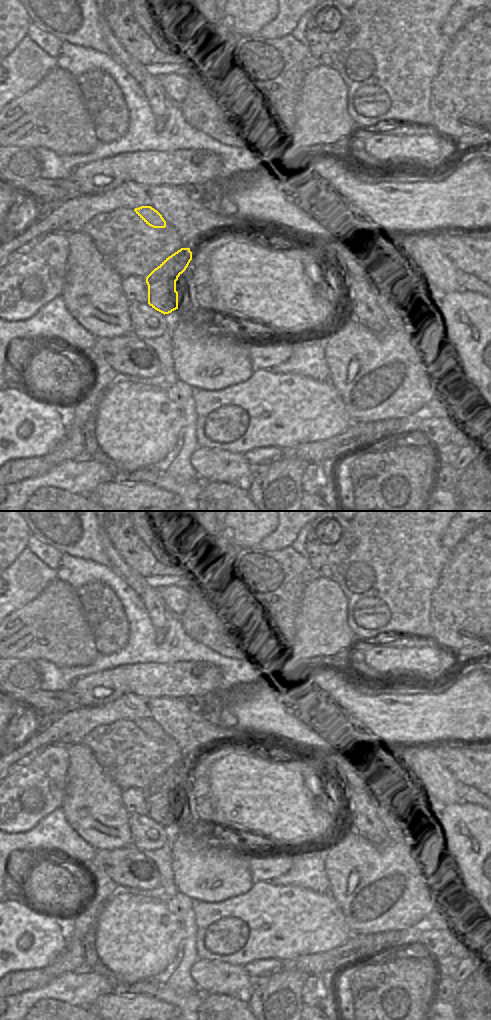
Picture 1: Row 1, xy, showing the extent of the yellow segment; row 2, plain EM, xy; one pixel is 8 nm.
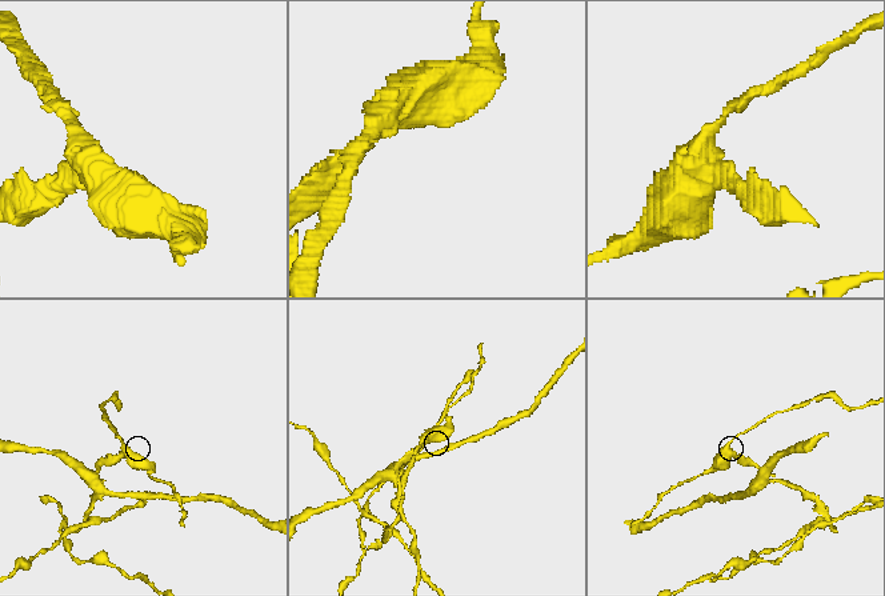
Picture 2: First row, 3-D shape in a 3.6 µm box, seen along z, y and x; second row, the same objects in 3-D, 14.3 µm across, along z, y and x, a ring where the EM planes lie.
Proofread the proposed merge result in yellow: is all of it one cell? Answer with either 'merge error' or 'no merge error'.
merge error

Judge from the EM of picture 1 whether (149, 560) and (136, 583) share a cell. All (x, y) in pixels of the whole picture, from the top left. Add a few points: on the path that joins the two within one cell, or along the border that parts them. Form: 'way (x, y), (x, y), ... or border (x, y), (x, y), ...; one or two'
border (134, 571), (143, 576); two

